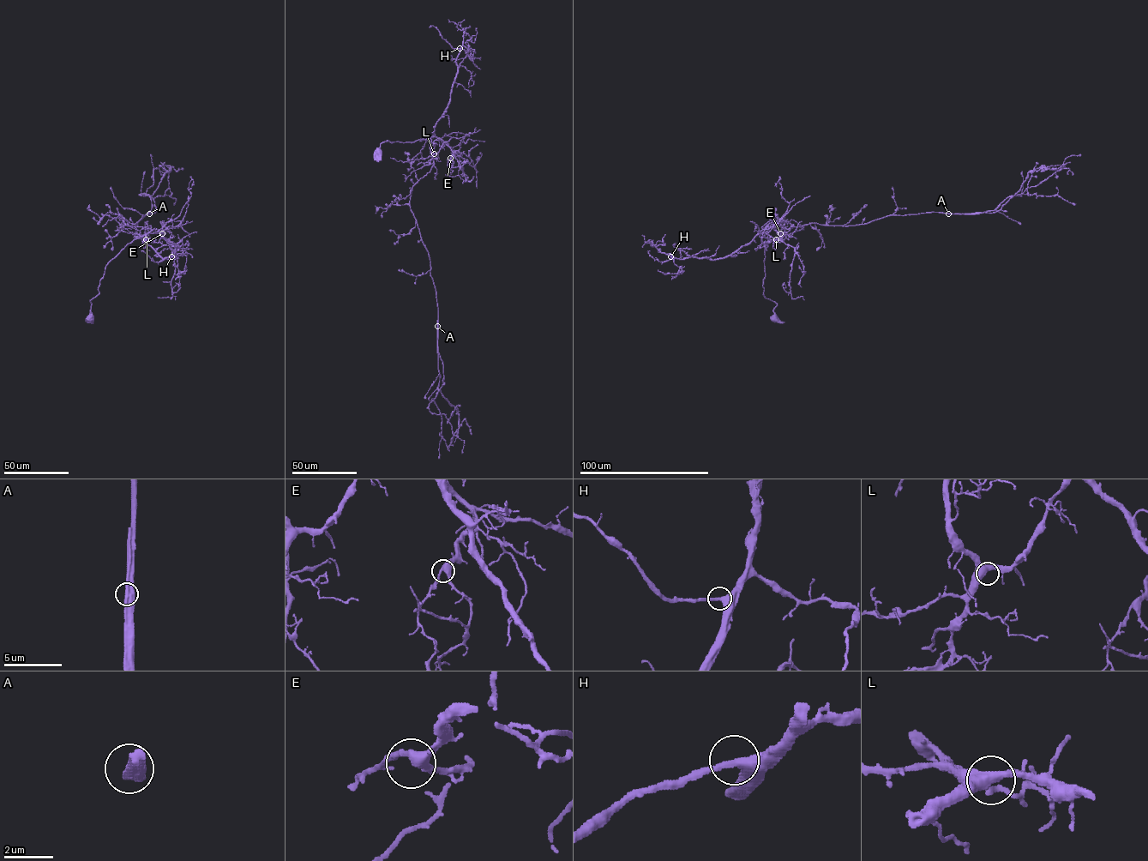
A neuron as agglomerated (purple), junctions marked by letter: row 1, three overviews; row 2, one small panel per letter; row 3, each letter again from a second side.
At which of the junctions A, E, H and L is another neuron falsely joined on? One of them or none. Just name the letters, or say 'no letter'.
A

